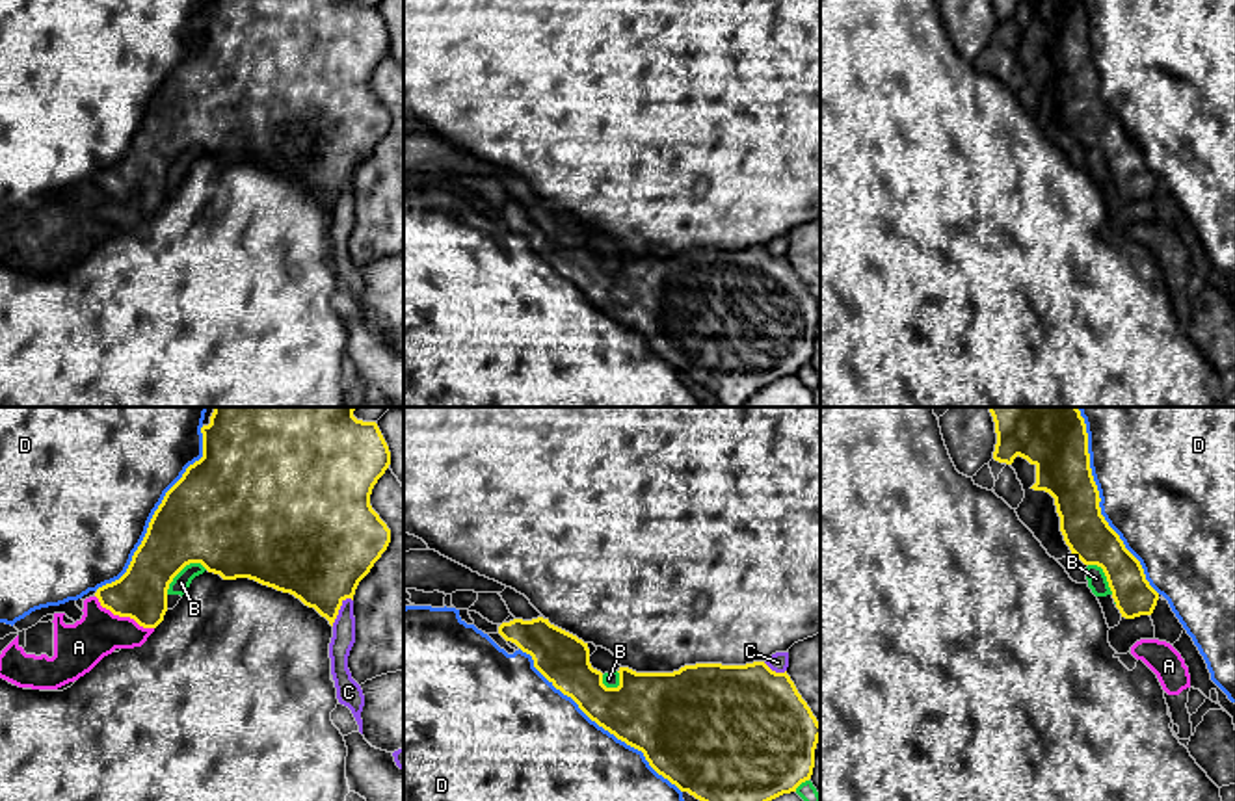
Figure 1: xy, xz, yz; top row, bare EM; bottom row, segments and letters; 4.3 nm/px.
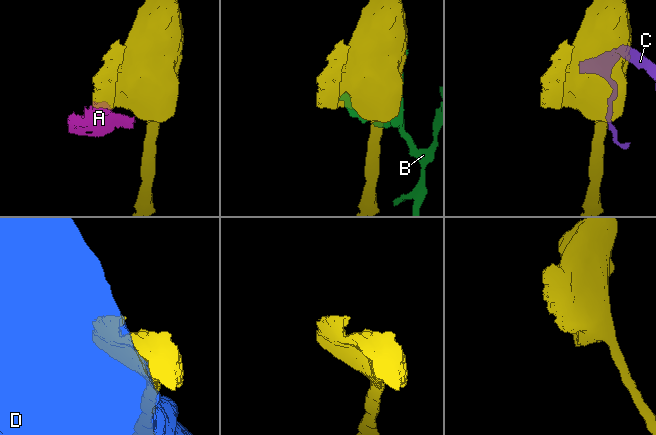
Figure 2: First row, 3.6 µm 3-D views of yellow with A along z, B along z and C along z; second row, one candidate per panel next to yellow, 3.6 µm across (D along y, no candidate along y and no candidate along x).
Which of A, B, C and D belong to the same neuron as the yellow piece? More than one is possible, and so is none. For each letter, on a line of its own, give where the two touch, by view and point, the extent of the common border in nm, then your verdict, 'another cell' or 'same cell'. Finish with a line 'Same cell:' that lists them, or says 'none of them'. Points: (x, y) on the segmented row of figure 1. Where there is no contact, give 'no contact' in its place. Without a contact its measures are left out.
A: xy (123, 616) | 300 nm | another cell
B: xy (183, 567) | 220 nm | another cell
C: xy (339, 608) | 150 nm | another cell
D: yz (1100, 500) | 900 nm | another cell
Same cell: none of them

